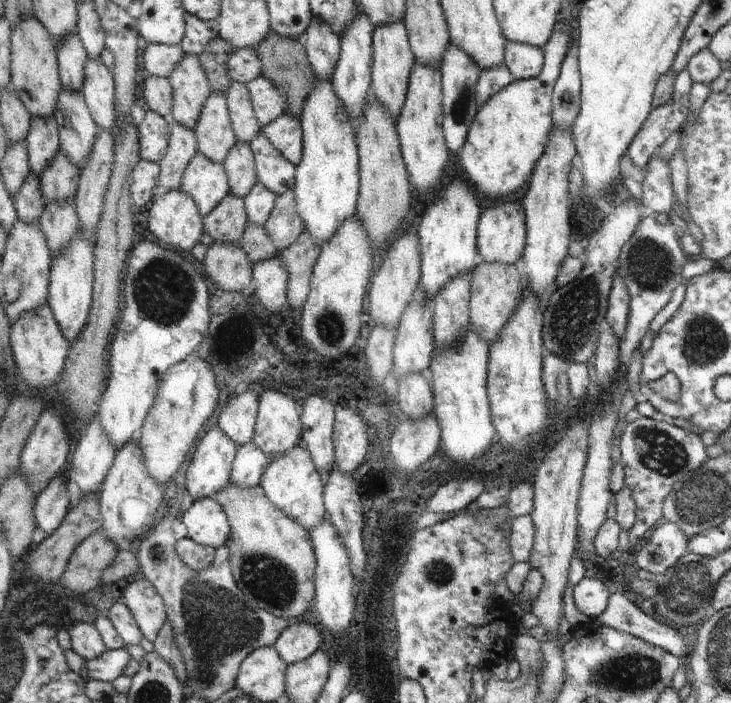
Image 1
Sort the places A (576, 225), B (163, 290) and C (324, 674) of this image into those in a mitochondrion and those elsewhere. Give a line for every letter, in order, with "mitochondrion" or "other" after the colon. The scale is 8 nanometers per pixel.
A: other
B: mitochondrion
C: other

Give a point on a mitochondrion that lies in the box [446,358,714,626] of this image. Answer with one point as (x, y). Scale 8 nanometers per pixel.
(659, 451)

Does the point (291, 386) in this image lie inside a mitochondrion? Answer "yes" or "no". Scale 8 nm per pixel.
no

